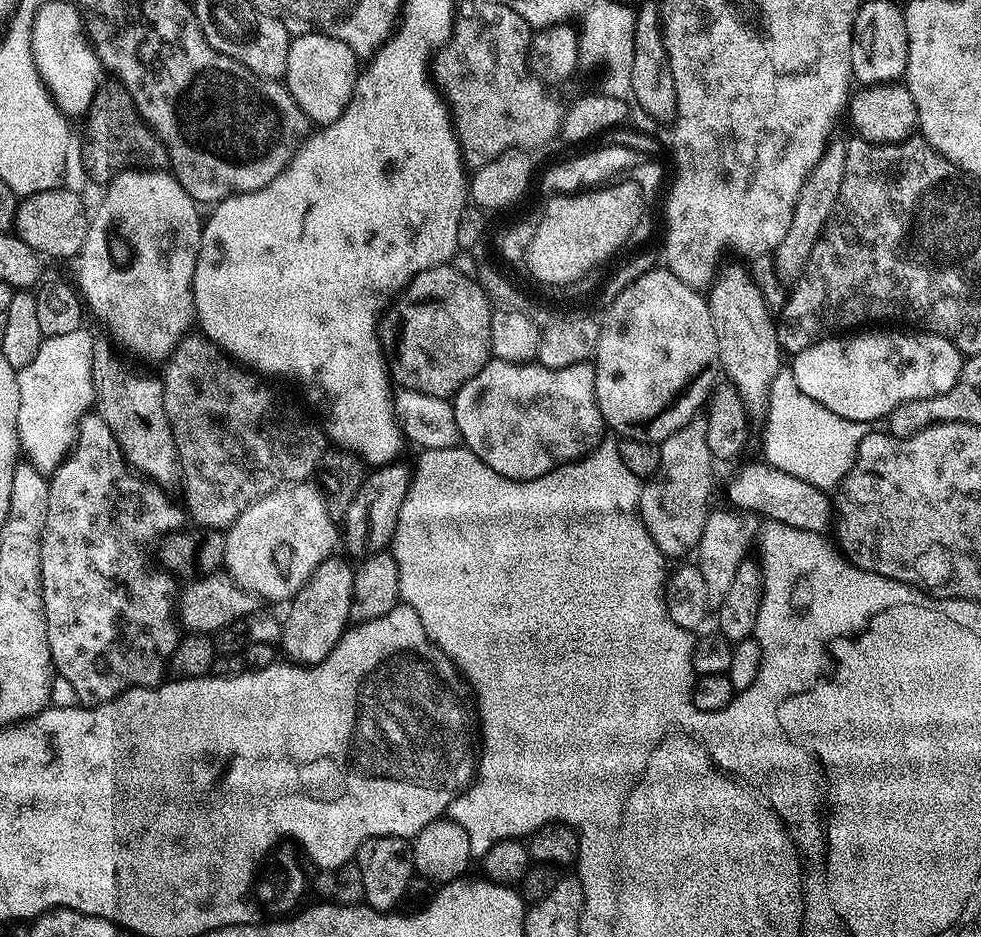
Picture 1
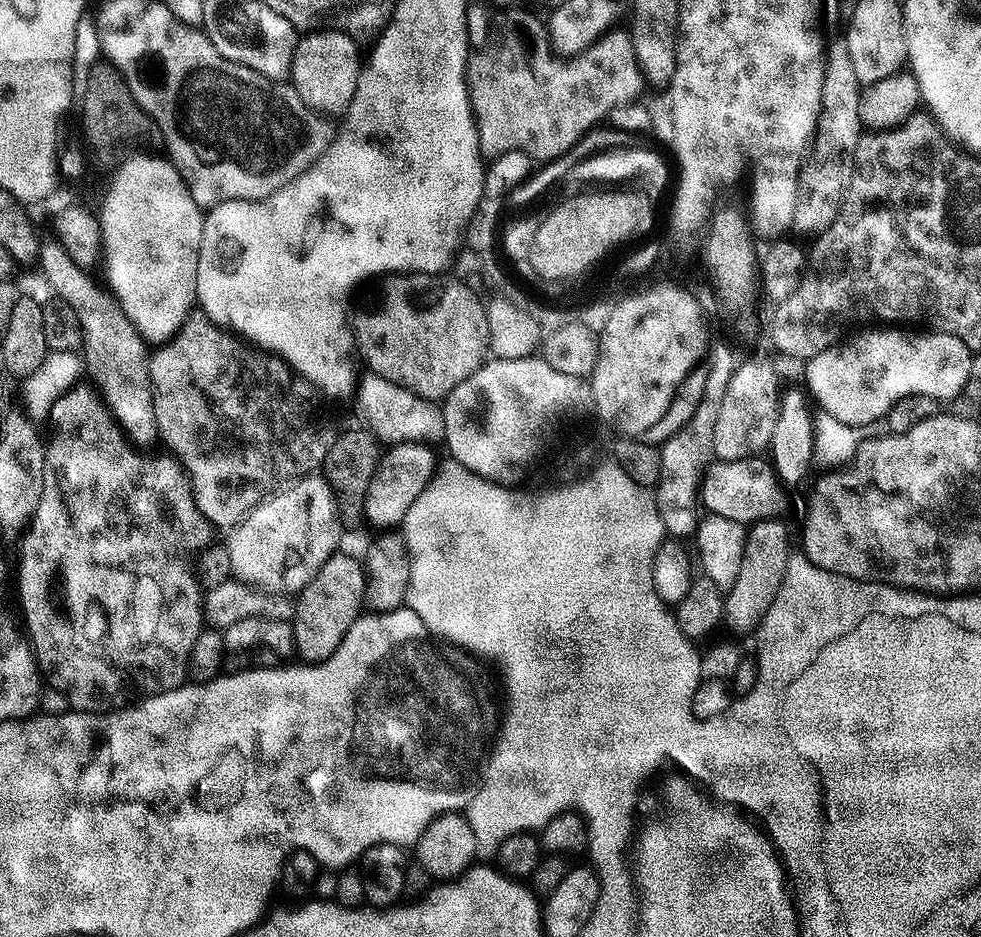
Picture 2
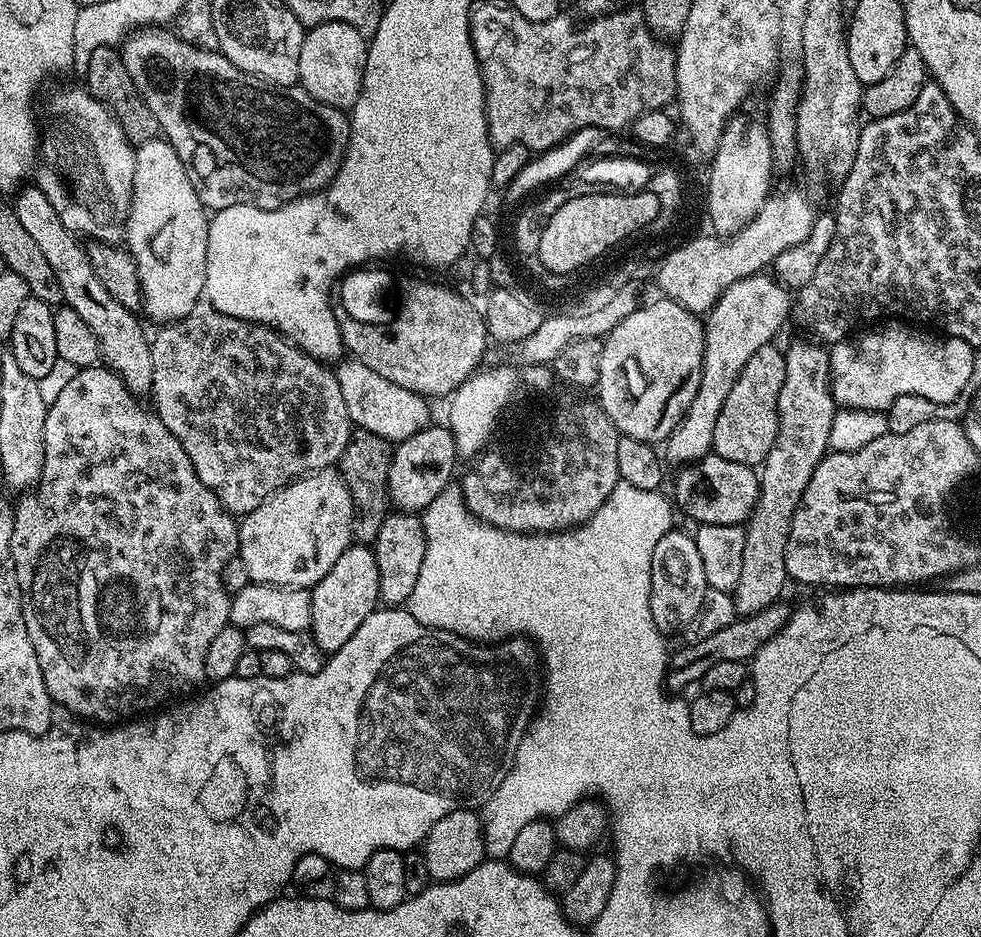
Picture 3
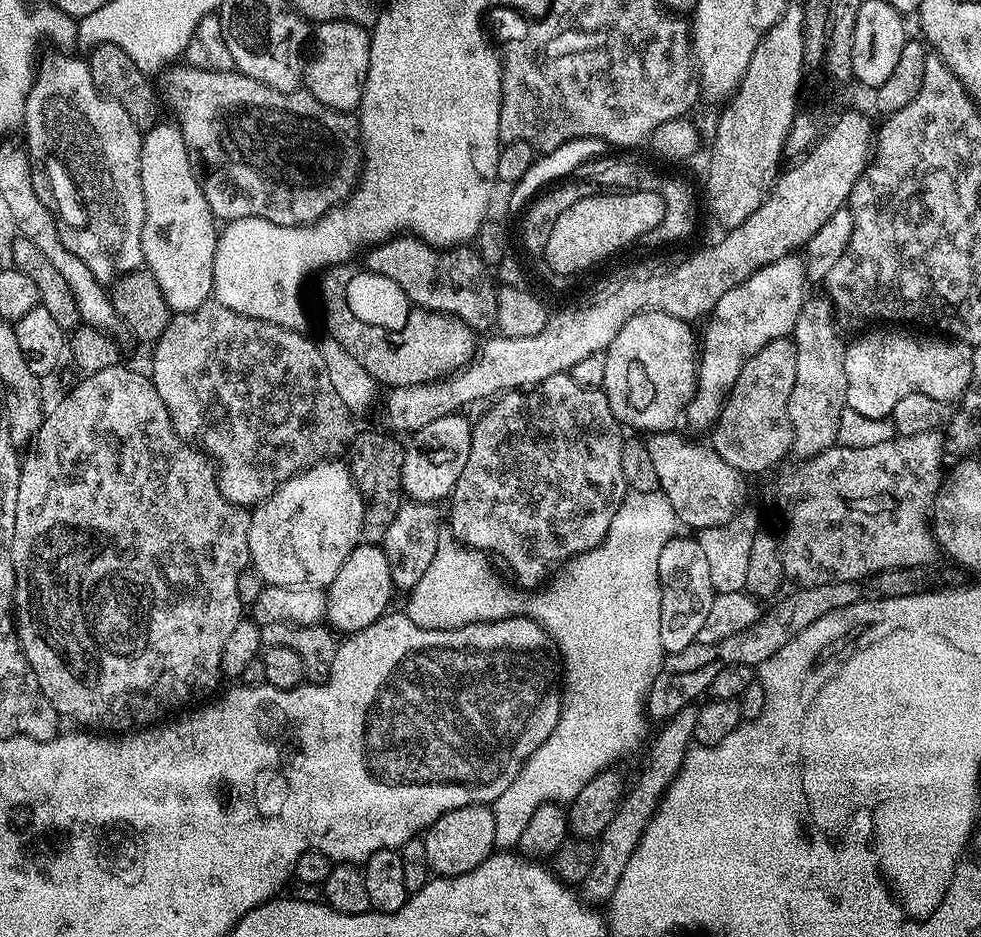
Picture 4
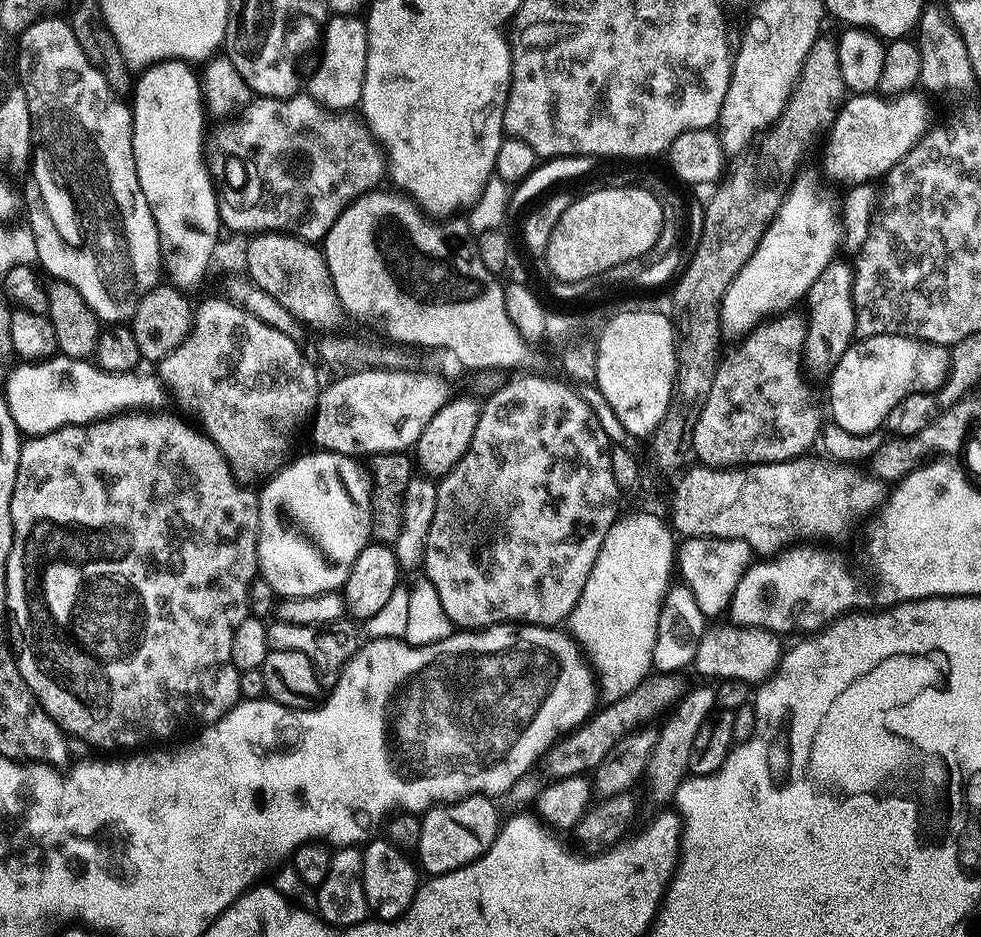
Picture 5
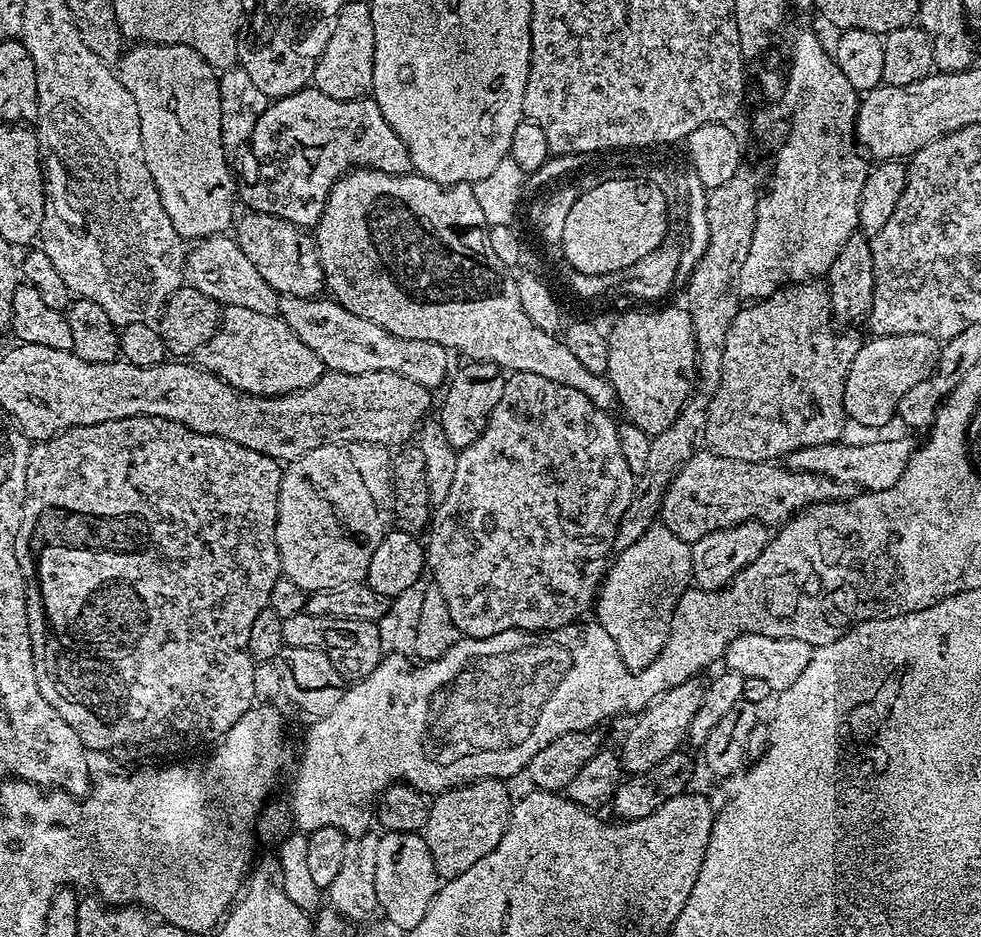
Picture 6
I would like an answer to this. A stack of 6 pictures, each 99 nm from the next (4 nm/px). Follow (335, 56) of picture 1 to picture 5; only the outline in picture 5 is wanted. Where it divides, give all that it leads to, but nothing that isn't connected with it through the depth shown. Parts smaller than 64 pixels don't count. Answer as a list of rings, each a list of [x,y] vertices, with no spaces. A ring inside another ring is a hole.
[[[356,14],[333,15],[322,29],[323,44],[324,53],[320,56],[320,65],[317,66],[316,73],[309,80],[307,77],[306,80],[307,95],[326,108],[333,110],[355,109],[362,98],[362,86],[366,78],[367,23]]]

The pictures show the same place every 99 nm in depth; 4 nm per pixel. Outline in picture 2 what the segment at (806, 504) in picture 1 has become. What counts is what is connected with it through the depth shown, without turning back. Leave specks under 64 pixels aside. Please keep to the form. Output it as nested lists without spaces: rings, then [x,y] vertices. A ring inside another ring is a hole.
[[[754,455],[746,460],[722,460],[709,464],[704,479],[700,481],[699,503],[703,507],[705,504],[711,515],[730,518],[745,526],[779,517],[784,508],[786,488],[772,464],[767,459],[760,459],[759,455]]]

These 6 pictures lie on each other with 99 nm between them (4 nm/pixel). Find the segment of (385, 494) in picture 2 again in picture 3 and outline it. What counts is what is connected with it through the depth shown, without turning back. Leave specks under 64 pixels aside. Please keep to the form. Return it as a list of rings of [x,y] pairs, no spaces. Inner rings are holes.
[[[429,426],[418,434],[399,441],[393,447],[390,474],[388,475],[388,499],[393,509],[409,514],[423,513],[425,508],[453,483],[458,453],[456,442],[447,427]]]

